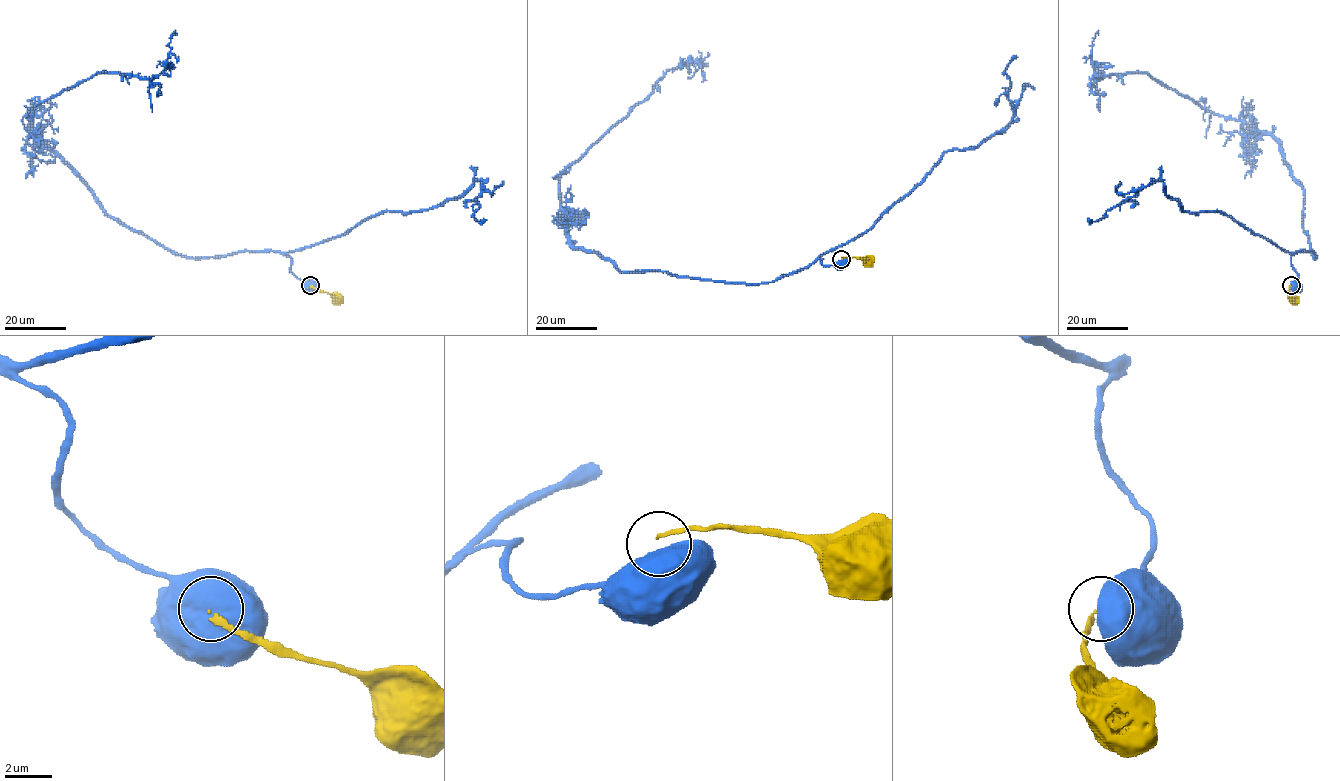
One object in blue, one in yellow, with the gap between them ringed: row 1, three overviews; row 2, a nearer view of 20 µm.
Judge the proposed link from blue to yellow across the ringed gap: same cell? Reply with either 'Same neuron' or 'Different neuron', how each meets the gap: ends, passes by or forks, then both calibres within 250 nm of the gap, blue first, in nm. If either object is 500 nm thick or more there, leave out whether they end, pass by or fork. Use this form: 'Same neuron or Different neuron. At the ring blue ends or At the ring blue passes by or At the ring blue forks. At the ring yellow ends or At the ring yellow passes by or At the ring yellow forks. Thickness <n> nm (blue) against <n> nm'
Different neuron. Thickness 1050 nm (blue) against 140 nm

